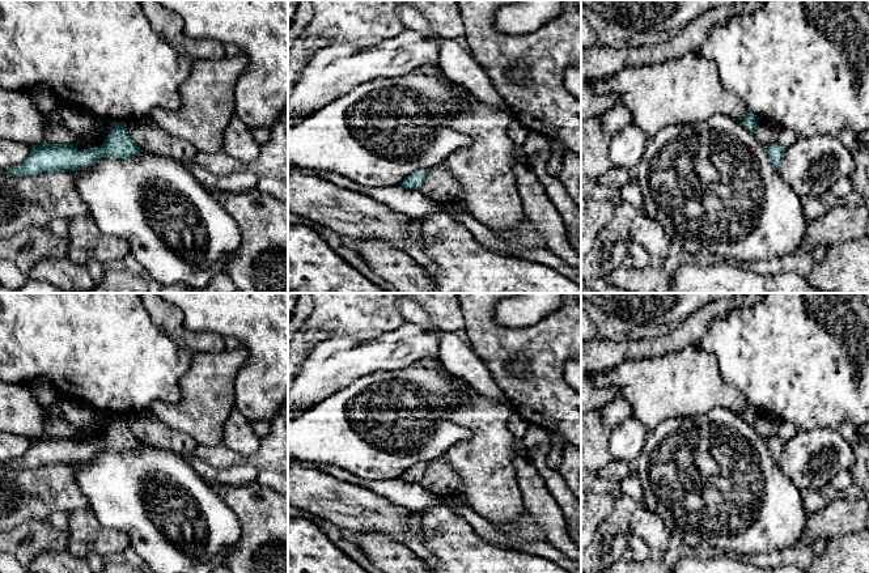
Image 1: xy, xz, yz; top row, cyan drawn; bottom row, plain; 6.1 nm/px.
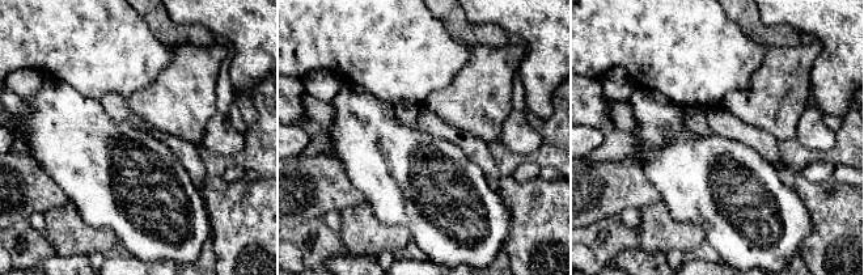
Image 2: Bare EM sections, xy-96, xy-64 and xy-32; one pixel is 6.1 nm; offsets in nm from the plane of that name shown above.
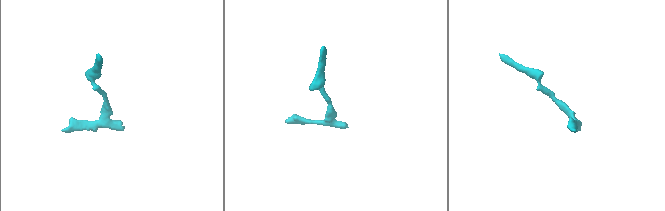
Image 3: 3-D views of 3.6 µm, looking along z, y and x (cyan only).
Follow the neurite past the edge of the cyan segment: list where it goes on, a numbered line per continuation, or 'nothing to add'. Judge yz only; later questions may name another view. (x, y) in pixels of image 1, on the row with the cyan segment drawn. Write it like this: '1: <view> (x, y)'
nothing to add

